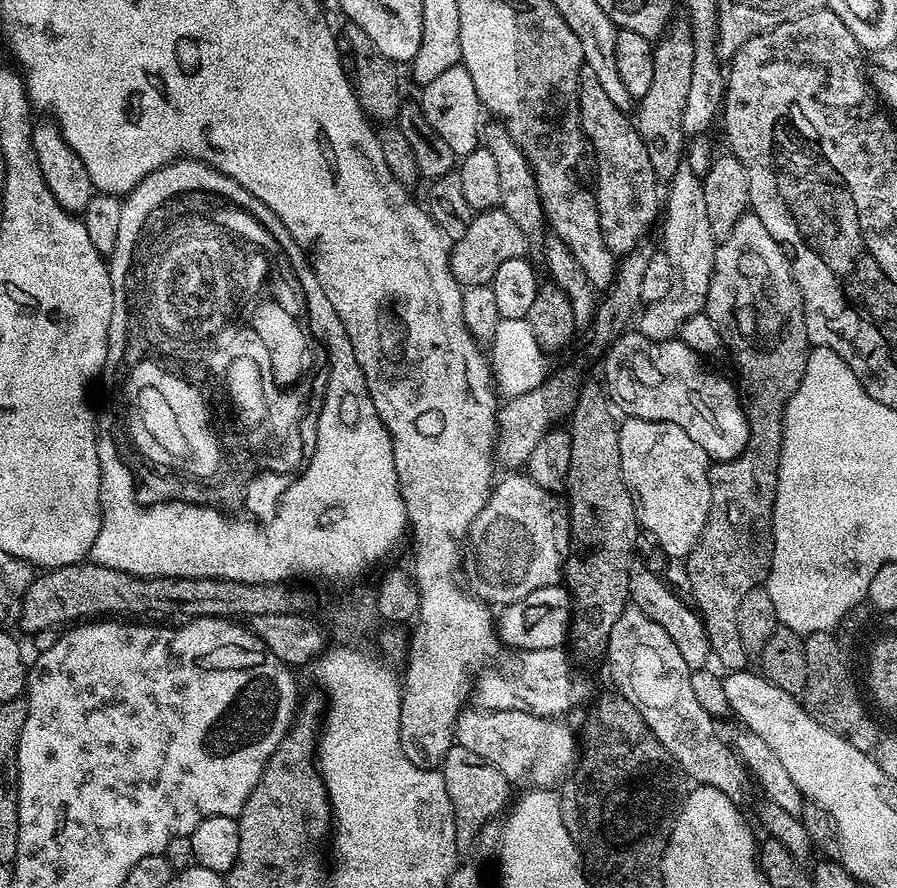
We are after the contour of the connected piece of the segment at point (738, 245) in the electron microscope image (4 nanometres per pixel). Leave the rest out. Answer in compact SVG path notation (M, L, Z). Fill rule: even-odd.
M746 214L741 218L738 226L734 226L730 232L730 238L716 245L706 313L725 337L736 332L736 349L732 356L740 371L738 388L746 401L748 418L748 444L744 452L733 460L713 463L708 469L708 476L716 476L716 480L720 480L720 496L728 496L728 500L732 500L732 520L736 520L736 524L744 524L744 520L752 520L752 524L756 524L756 516L760 516L760 512L772 512L772 503L776 497L776 468L780 464L784 405L804 377L804 364L808 360L810 345L808 335L804 333L804 305L800 298L800 288L792 277L789 257L770 234L770 230L766 230L766 226L762 226L754 214Z

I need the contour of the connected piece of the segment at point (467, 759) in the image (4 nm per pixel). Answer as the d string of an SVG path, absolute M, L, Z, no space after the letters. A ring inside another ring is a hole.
M453 746L444 755L442 775L446 782L446 794L450 794L450 806L456 823L457 845L464 846L477 839L480 827L489 820L499 817L505 811L504 802L508 798L510 782L490 762L482 762L478 754L459 746ZM504 808L504 809L503 809Z

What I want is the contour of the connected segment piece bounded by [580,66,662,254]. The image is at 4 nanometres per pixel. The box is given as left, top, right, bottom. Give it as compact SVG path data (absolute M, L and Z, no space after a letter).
M586 66L580 69L580 130L581 133L586 137L587 143L590 148L596 151L596 188L594 187L594 195L596 197L596 209L598 210L598 218L600 219L600 229L604 235L604 241L606 246L610 249L613 254L627 254L633 251L641 242L640 239L648 232L648 227L652 223L657 223L658 214L656 218L656 211L661 211L662 208L662 192L660 192L656 187L658 187L658 181L656 175L654 174L654 166L650 166L650 154L646 154L646 146L642 142L639 131L630 119L629 113L623 108L614 106L614 102L610 102L610 97L606 95L606 90L602 90L601 83L598 82L598 74L594 74L594 70L590 70Z

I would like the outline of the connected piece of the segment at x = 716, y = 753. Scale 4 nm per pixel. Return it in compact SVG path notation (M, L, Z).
M625 607L618 622L612 624L608 635L607 656L608 668L616 683L615 691L626 702L630 702L630 706L634 706L654 738L658 738L658 742L666 746L675 767L681 773L684 771L690 779L696 780L692 782L697 785L716 788L733 798L739 797L739 792L744 788L745 773L729 745L727 748L720 741L715 722L700 705L696 688L692 685L693 669L682 662L682 656L678 654L678 648L674 646L670 634L666 634L666 630L658 626L658 622L646 618L646 614L639 612L636 607Z

